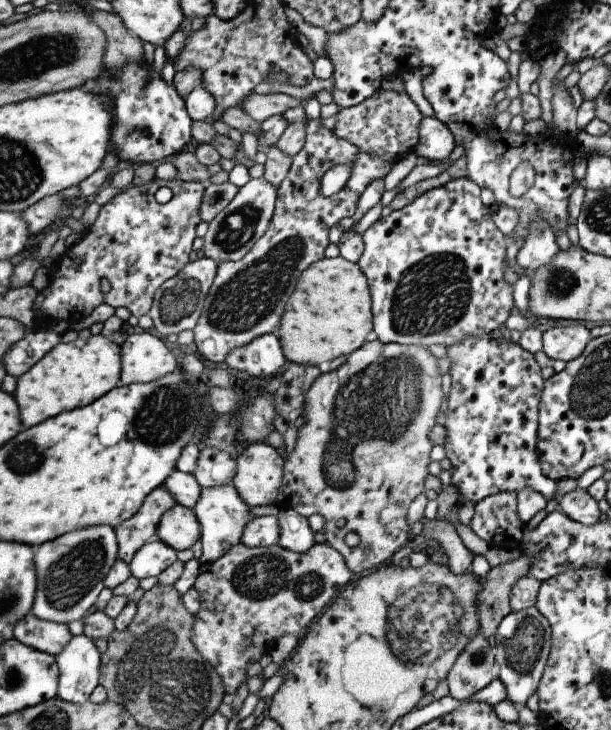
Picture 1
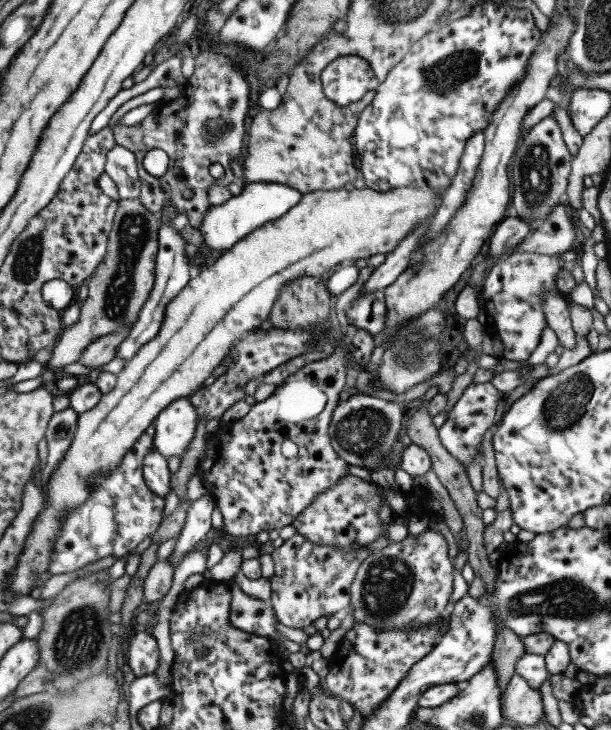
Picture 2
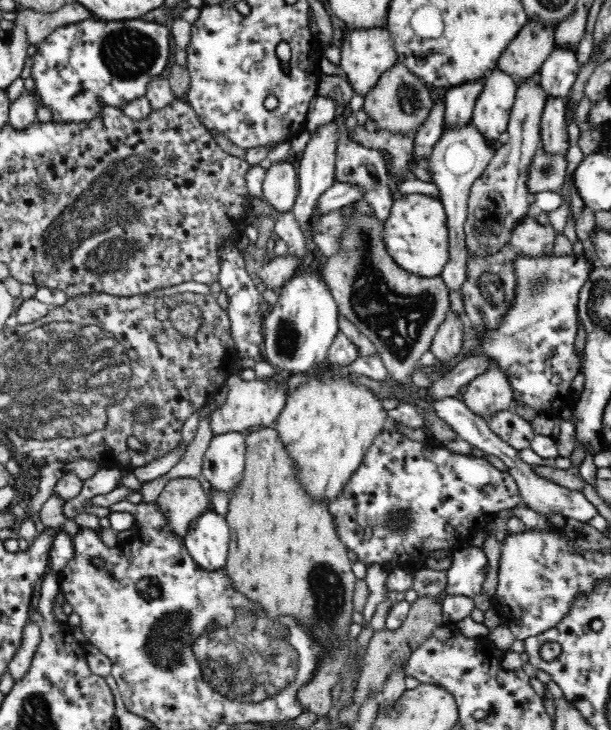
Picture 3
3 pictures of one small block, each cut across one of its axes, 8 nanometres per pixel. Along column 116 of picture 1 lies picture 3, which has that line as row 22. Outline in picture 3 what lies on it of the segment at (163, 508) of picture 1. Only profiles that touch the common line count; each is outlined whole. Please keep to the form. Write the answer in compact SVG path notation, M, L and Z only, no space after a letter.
M527 20L526 24L522 26L522 30L518 31L518 34L514 36L498 57L497 68L512 76L518 83L524 79L536 76L555 47L556 27L556 25L544 27L544 25L536 23L535 20Z

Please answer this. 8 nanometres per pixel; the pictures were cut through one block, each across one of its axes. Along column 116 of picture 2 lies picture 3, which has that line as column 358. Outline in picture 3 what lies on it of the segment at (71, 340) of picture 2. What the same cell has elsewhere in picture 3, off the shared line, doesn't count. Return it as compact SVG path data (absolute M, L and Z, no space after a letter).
M346 205L344 227L346 230L340 238L340 252L328 258L321 271L338 305L339 315L373 341L390 378L412 388L412 400L404 398L402 401L420 410L426 422L426 434L441 443L455 439L457 432L434 412L432 405L413 399L418 390L426 389L415 385L411 377L422 355L430 351L437 328L450 309L450 292L446 282L441 276L423 278L398 267L380 238L383 226L376 216L363 216L360 211Z

